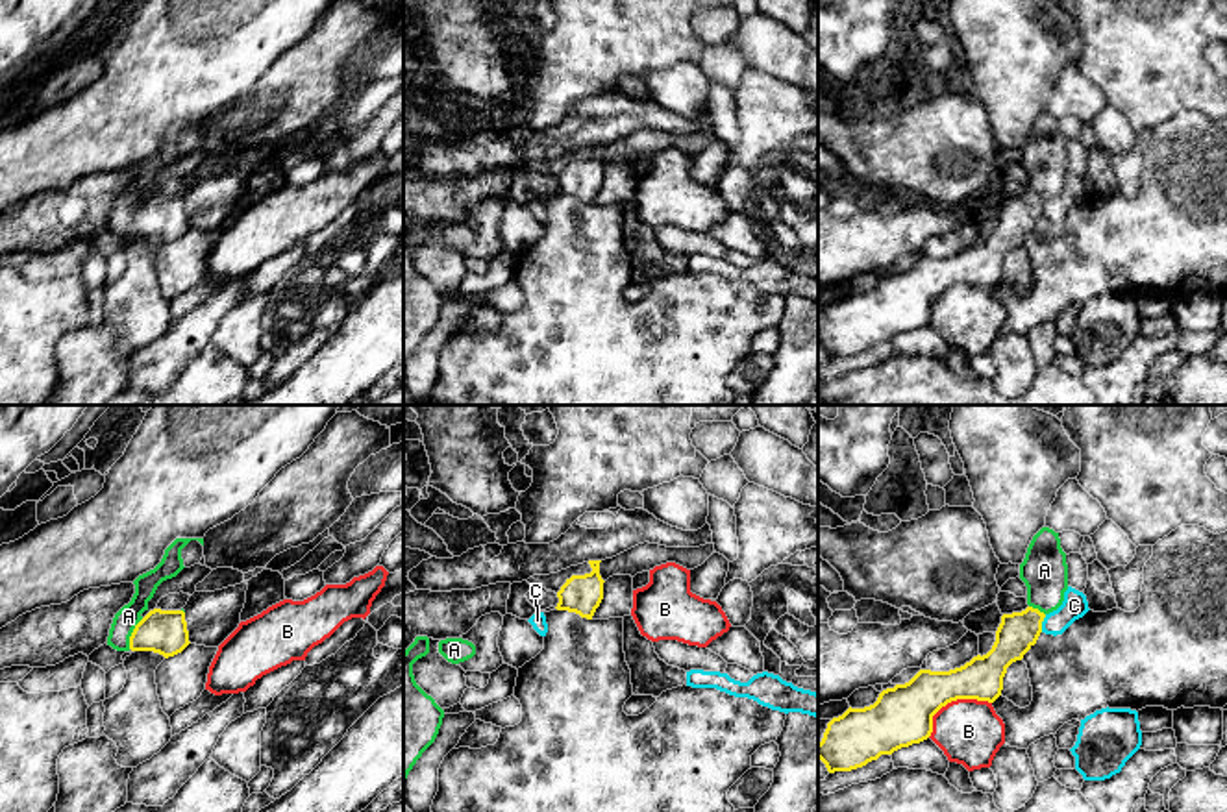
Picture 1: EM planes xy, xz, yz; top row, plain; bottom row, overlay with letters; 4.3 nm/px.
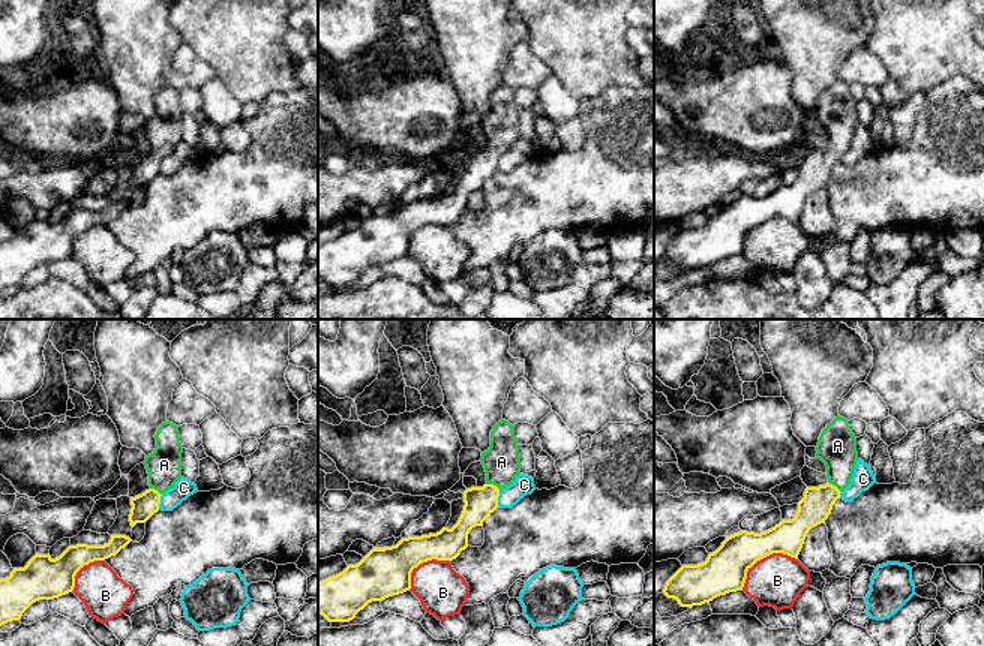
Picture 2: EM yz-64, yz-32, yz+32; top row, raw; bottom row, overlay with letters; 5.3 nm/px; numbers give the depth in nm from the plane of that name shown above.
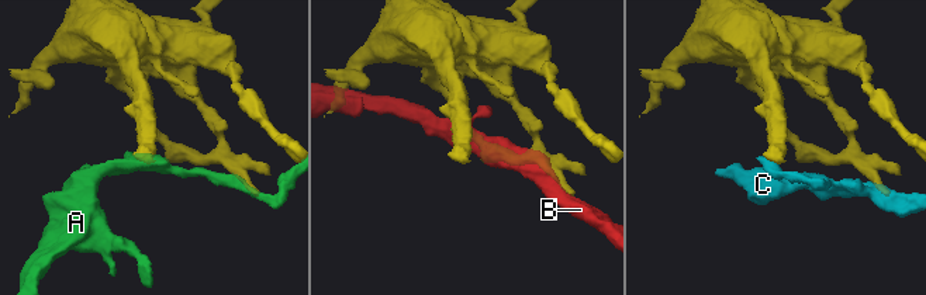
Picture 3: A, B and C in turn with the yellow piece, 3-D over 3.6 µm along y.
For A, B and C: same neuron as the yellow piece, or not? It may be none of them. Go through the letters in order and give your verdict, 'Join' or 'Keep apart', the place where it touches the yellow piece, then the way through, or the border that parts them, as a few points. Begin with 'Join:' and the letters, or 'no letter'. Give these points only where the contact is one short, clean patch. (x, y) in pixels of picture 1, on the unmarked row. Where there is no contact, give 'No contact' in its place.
Join: A
A: Join. Touches yellow at xy (132, 219). Path across: xy (161, 217), (132, 219), (128, 202)
B: Keep apart. Touches yellow at yz (952, 285). Boundary: yz (991, 287), (948, 287), (933, 302), (933, 317), (928, 322)
C: Keep apart. Touches yellow at yz (1041, 209). Boundary: yz (1046, 200), (1041, 217)

